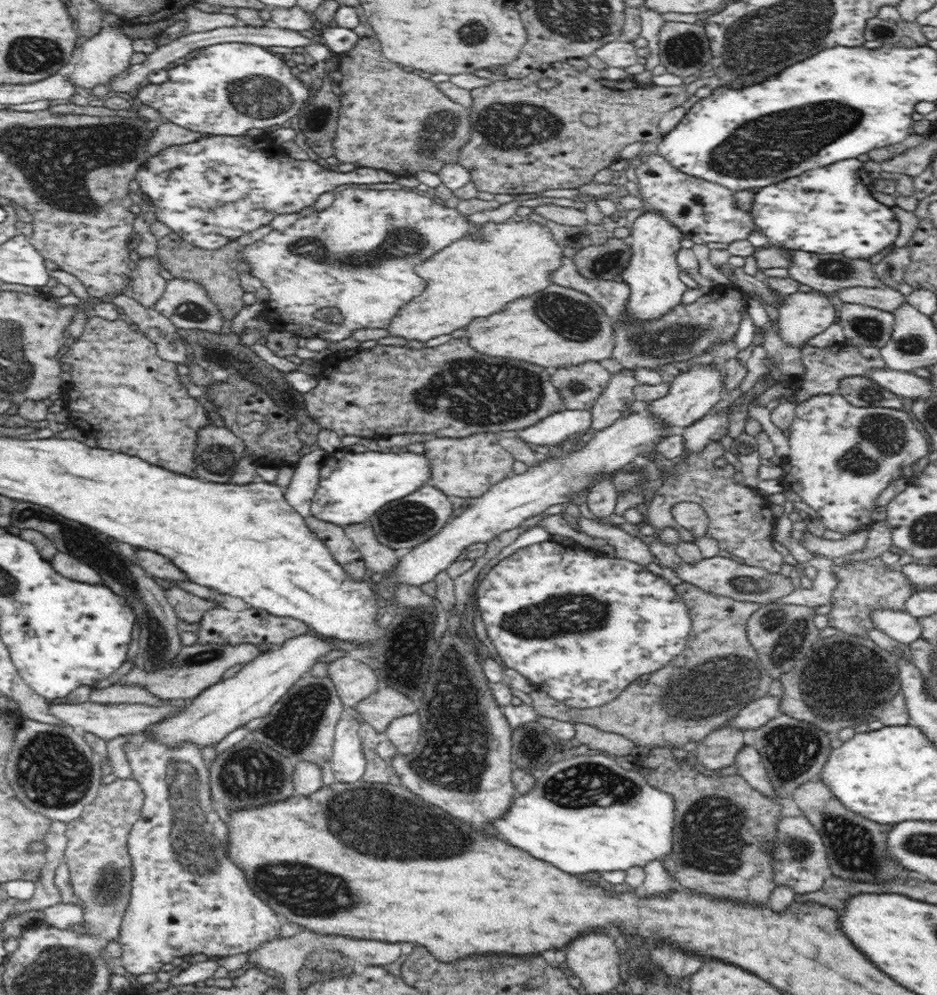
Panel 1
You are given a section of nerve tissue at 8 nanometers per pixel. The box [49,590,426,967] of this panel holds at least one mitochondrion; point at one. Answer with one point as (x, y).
(183, 832)

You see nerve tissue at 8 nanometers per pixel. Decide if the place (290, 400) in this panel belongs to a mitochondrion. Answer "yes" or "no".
no

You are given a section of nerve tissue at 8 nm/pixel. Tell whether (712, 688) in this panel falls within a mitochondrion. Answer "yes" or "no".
yes

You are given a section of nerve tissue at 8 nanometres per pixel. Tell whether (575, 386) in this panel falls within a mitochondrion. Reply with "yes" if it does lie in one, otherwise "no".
yes

